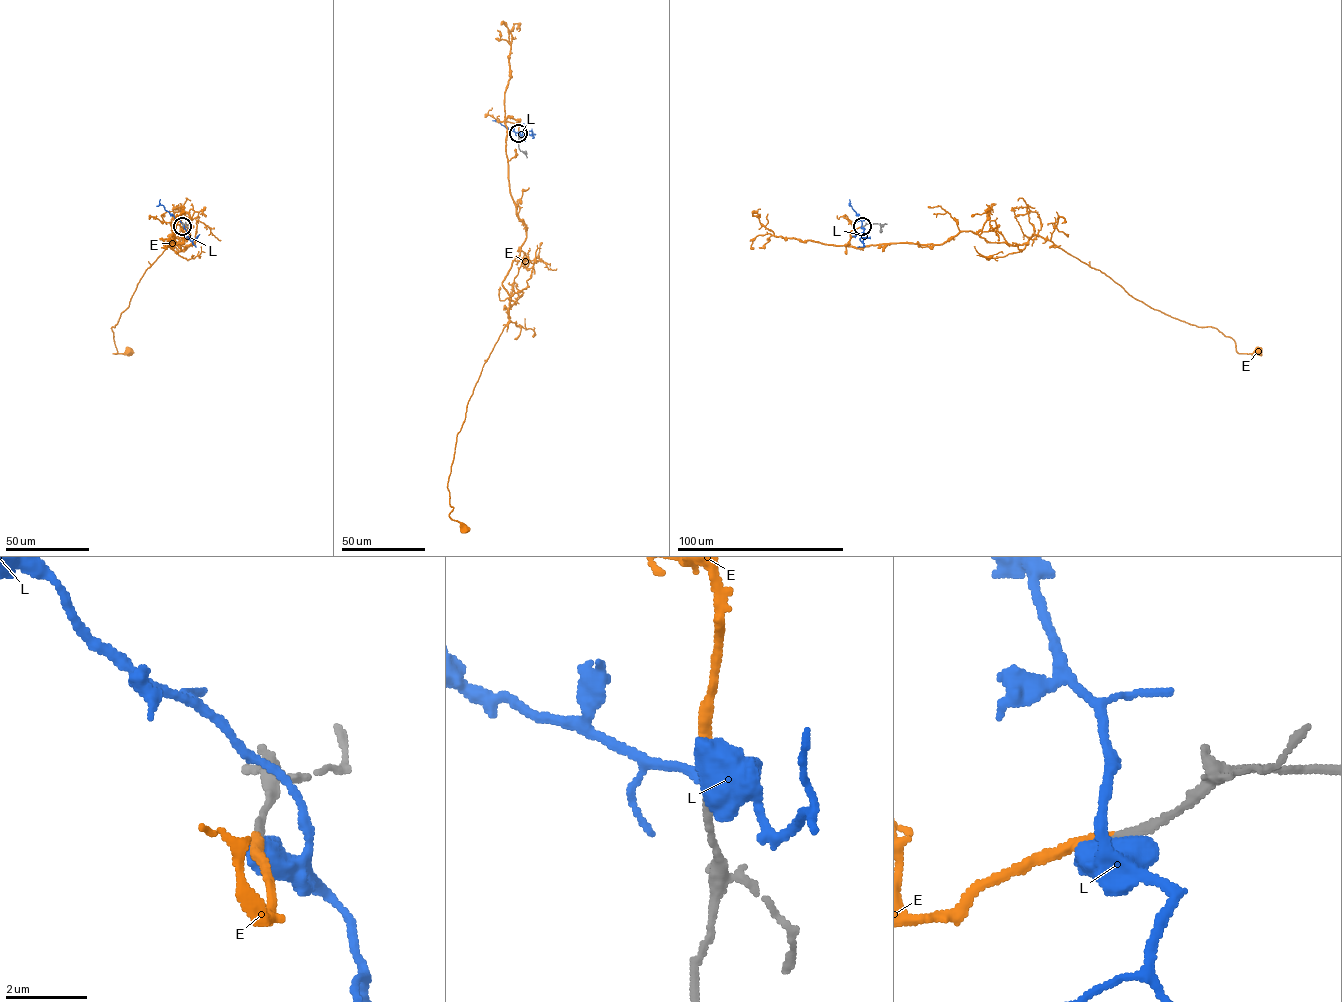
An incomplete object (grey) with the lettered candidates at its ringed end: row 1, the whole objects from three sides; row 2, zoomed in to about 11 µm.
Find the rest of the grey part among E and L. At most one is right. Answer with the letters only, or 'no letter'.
E

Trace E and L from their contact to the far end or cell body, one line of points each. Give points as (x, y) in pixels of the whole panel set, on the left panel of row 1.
E: (182, 226), (183, 240), (169, 246), (189, 235), (166, 245), (172, 235), (111, 328), (113, 353), (129, 349)
L: (182, 226), (160, 204), (160, 199)

